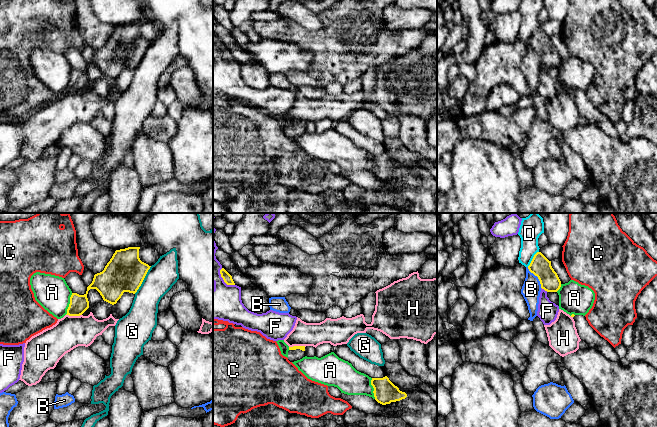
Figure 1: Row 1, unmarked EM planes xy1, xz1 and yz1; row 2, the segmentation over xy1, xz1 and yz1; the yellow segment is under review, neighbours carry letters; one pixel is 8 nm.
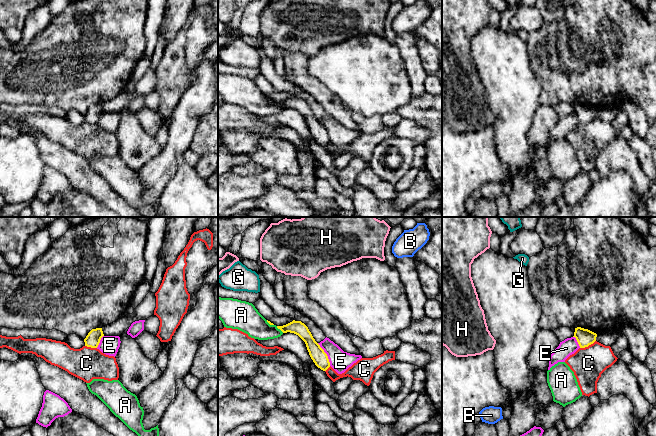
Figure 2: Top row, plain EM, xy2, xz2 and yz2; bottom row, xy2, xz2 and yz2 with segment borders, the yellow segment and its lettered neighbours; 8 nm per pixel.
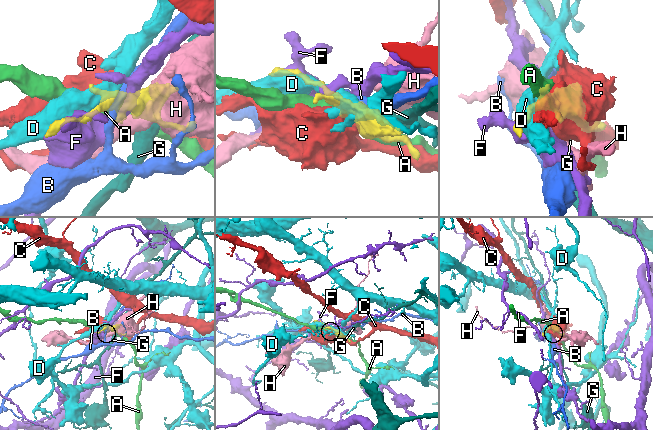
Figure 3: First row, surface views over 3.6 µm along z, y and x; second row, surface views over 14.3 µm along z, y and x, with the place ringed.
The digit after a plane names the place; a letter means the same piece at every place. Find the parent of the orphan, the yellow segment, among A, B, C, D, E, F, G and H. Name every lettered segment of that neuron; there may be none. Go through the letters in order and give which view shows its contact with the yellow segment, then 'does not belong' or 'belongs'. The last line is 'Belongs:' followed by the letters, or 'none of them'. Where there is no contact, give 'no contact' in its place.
A: contact in xy1; does not belong
B: contact in yz1; does not belong
C: contact in yz2; does not belong
D: contact in yz1; does not belong
E: contact in xz2; does not belong
F: contact in yz1; does not belong
G: contact in xy1; does not belong
H: contact in xy1; does not belong
Belongs: none of them

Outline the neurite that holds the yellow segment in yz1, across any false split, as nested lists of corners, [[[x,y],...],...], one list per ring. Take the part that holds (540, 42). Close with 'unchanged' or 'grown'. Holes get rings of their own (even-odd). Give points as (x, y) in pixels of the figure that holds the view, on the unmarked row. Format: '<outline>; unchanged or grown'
[[[537,28],[528,45],[538,53],[541,64],[547,68],[557,68],[561,63],[561,57],[549,37],[541,28]]]; unchanged

